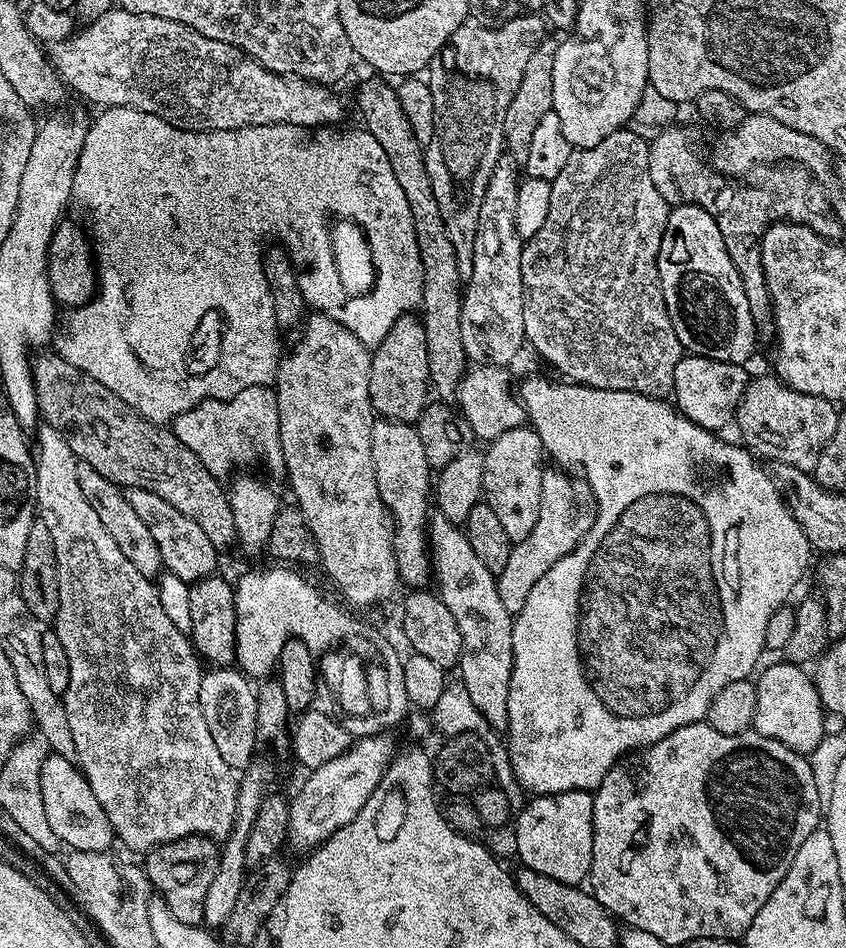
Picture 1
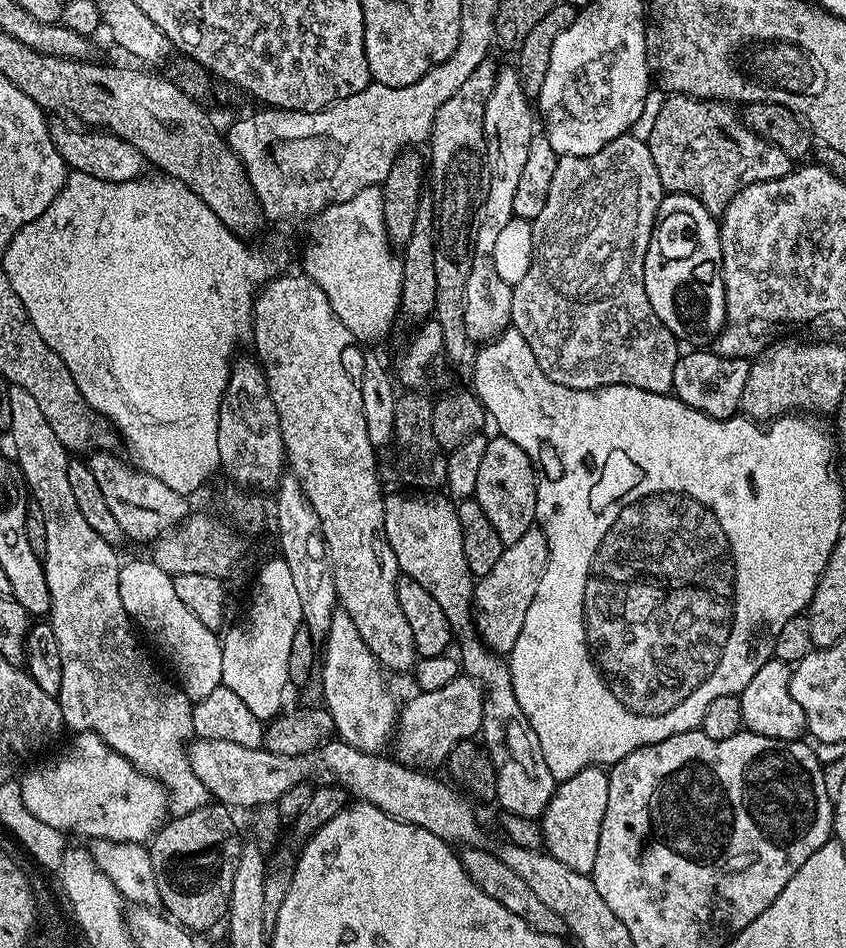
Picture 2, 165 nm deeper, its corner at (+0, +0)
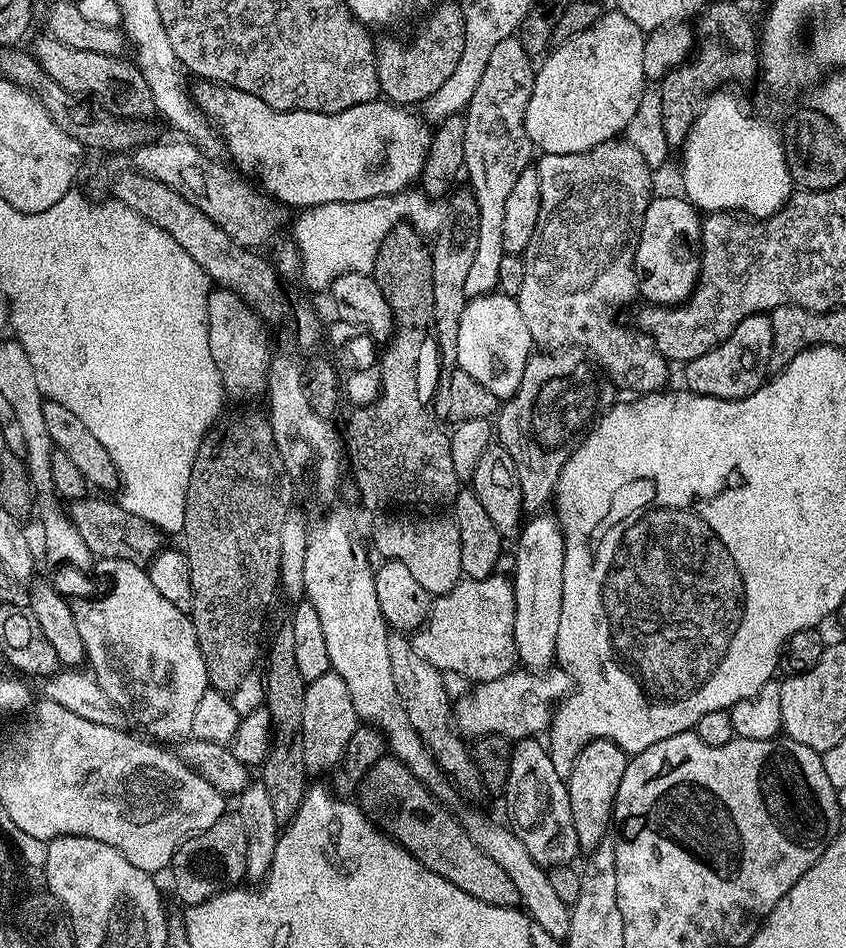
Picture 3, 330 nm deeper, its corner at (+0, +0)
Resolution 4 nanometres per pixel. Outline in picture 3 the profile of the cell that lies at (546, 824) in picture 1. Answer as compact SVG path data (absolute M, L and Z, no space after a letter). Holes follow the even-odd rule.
M592 740L578 754L570 774L566 778L570 794L570 814L574 814L574 830L578 830L578 842L585 853L590 854L605 840L613 827L612 808L616 805L618 785L626 774L629 753L609 740Z

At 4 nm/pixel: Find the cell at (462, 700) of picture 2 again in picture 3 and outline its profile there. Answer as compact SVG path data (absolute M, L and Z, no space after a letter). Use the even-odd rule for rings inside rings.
M559 666L541 671L539 674L532 670L513 670L502 678L476 684L476 692L469 691L455 705L454 724L465 737L504 736L510 742L536 738L547 733L554 709L573 688L568 673Z

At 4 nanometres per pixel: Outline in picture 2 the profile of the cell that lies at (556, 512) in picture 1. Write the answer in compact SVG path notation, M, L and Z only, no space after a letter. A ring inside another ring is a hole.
M534 526L518 542L505 547L502 558L490 574L479 577L474 584L474 623L481 640L497 654L511 654L518 634L522 634L522 622L526 622L526 610L534 602L538 582L548 561L548 538Z

